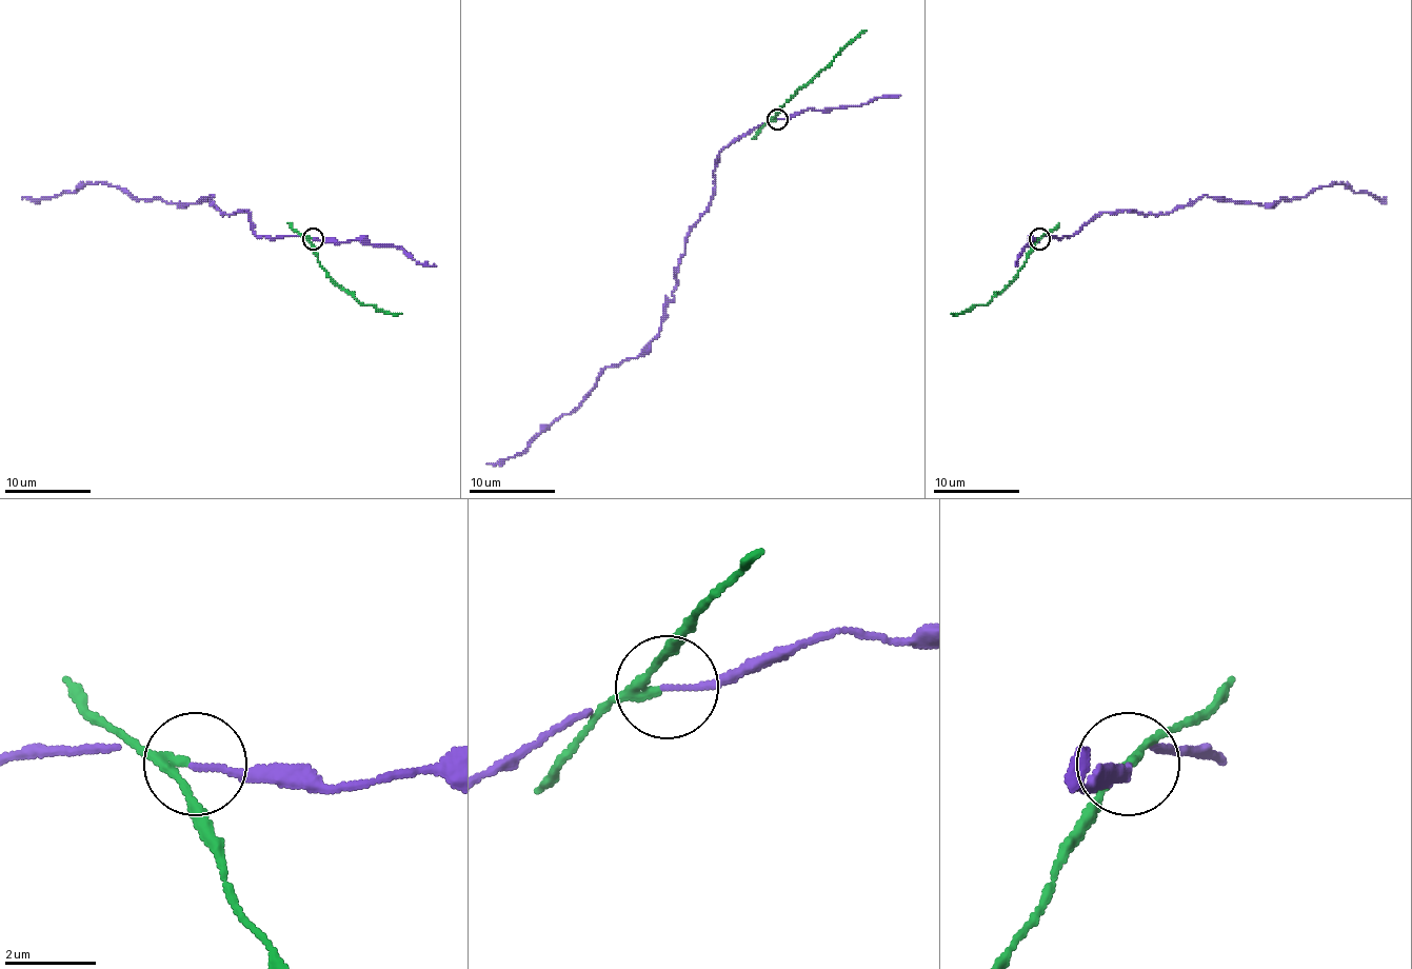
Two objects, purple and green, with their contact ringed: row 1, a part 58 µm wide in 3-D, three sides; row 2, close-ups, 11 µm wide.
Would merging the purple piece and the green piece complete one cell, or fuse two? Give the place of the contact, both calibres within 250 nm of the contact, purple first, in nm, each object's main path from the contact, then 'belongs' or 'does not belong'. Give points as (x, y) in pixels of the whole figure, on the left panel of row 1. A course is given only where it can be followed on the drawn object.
(313, 238) | 120/180 nm | purple via (313, 238), (255, 234), (251, 212), (220, 214), (212, 195), (171, 203), (139, 199), (104, 182), (22, 199) | green via (311, 238), (309, 242), (319, 265), (335, 283), (362, 304), (401, 313) | does not belong

